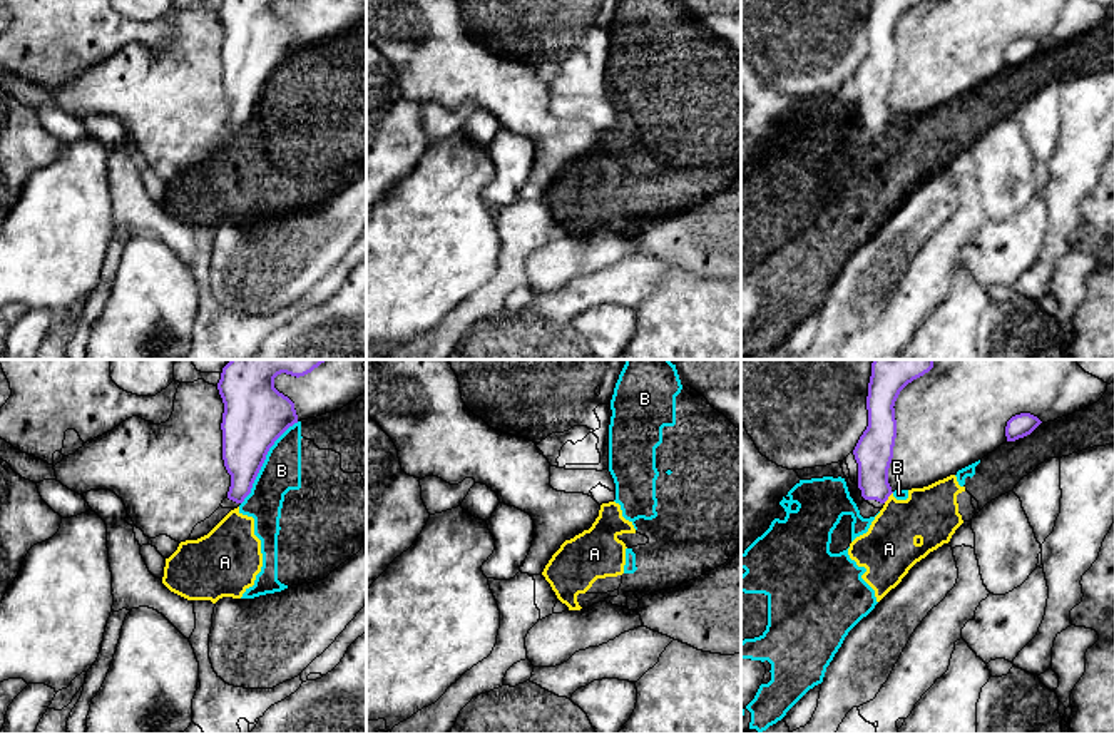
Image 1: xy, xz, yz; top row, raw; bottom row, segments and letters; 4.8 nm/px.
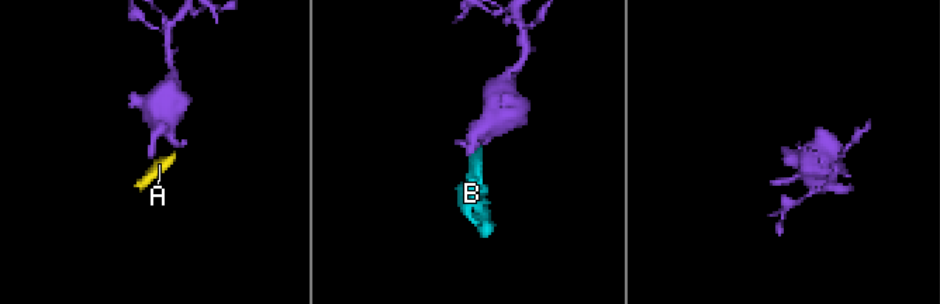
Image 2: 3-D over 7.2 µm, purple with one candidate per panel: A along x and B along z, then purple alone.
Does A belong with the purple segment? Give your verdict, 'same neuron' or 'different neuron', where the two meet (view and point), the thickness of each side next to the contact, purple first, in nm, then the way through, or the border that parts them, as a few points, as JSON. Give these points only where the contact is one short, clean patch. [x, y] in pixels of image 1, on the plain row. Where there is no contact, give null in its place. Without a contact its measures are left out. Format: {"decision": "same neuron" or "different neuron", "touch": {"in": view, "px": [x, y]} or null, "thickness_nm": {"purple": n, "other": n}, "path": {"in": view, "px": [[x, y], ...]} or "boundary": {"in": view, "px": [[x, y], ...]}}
{"decision": "different neuron", "touch": {"in": "yz", "px": [889, 121]}, "thickness_nm": {"purple": 190, "other": 260}, "boundary": {"in": "yz", "px": [[892, 117], [884, 127]]}}

